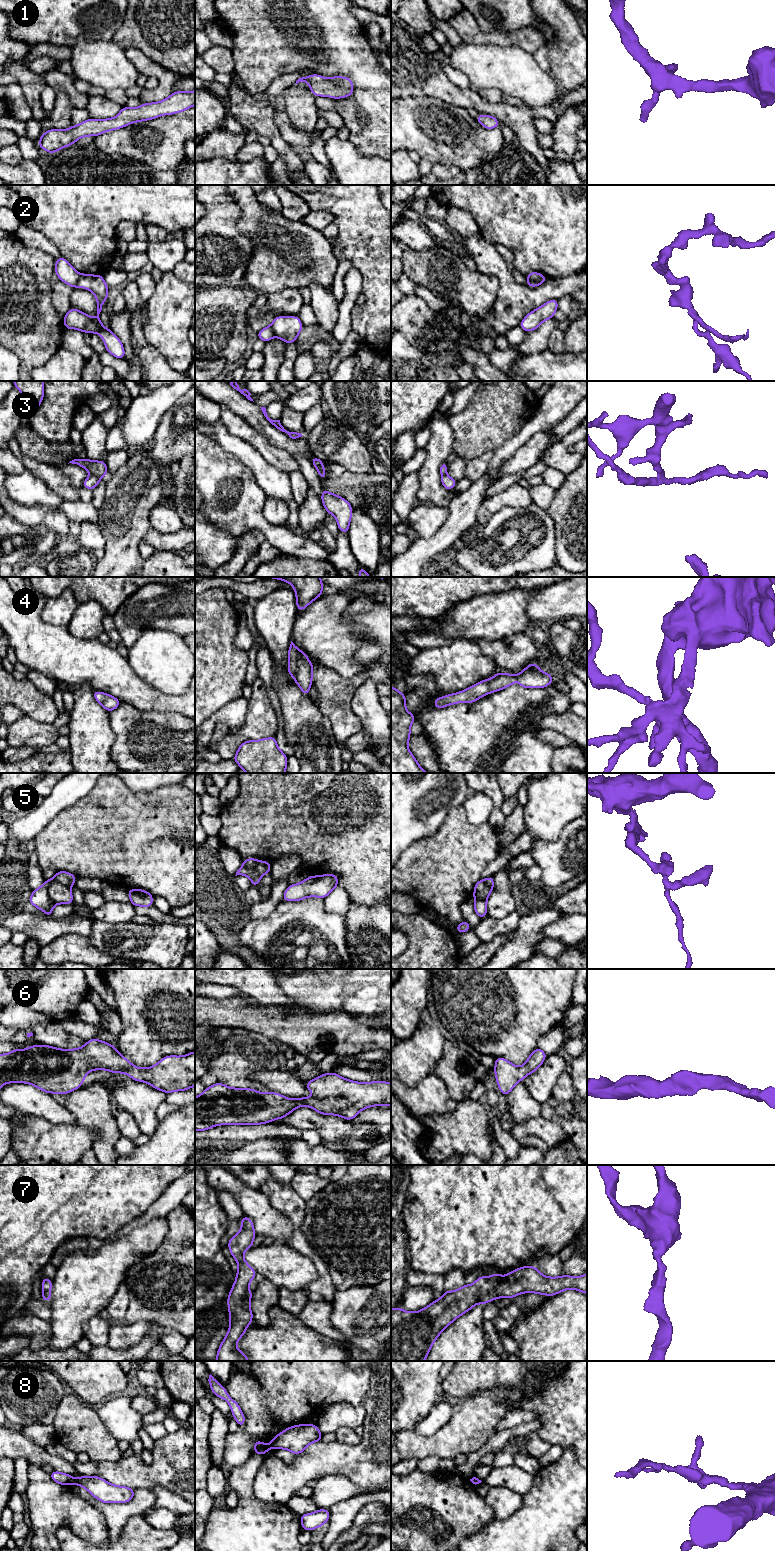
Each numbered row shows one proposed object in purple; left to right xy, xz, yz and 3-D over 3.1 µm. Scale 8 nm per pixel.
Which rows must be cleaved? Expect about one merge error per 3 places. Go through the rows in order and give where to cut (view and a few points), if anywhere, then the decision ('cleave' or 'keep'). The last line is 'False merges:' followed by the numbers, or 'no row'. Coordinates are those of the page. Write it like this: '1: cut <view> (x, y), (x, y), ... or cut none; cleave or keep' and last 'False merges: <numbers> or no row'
1: cut none; keep
2: cut xy (81, 274), (76, 286); cleave
3: cut xy (91, 473), (99, 478); cleave
4: cut none; keep
5: cut xy (69, 885), (56, 881), (50, 883), (48, 896), (54, 904); cleave
6: cut none; keep
7: cut none; keep
8: cut xy (73, 1479), (74, 1483); cleave
False merges: 2, 3, 5, 8

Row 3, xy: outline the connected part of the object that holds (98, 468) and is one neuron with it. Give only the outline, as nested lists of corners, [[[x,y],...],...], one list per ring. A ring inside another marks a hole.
[[[78,458],[70,461],[69,463],[79,465],[89,471],[92,475],[95,475],[99,478],[108,475],[106,462],[102,460],[91,461],[87,458]]]

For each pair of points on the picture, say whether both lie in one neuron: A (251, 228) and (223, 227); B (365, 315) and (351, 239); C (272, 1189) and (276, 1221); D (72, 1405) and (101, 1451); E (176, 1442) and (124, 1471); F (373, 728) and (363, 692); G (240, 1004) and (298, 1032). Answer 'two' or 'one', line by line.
A: two
B: one
C: two
D: one
E: one
F: one
G: one

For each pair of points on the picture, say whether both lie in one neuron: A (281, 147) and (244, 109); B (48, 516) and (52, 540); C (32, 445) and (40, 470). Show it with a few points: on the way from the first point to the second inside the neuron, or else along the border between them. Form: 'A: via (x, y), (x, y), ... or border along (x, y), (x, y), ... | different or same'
A: via (273, 137), (254, 118) | same
B: border along (27, 525), (45, 526), (60, 538) | different
C: border along (19, 445), (20, 450), (33, 459), (60, 466) | different

